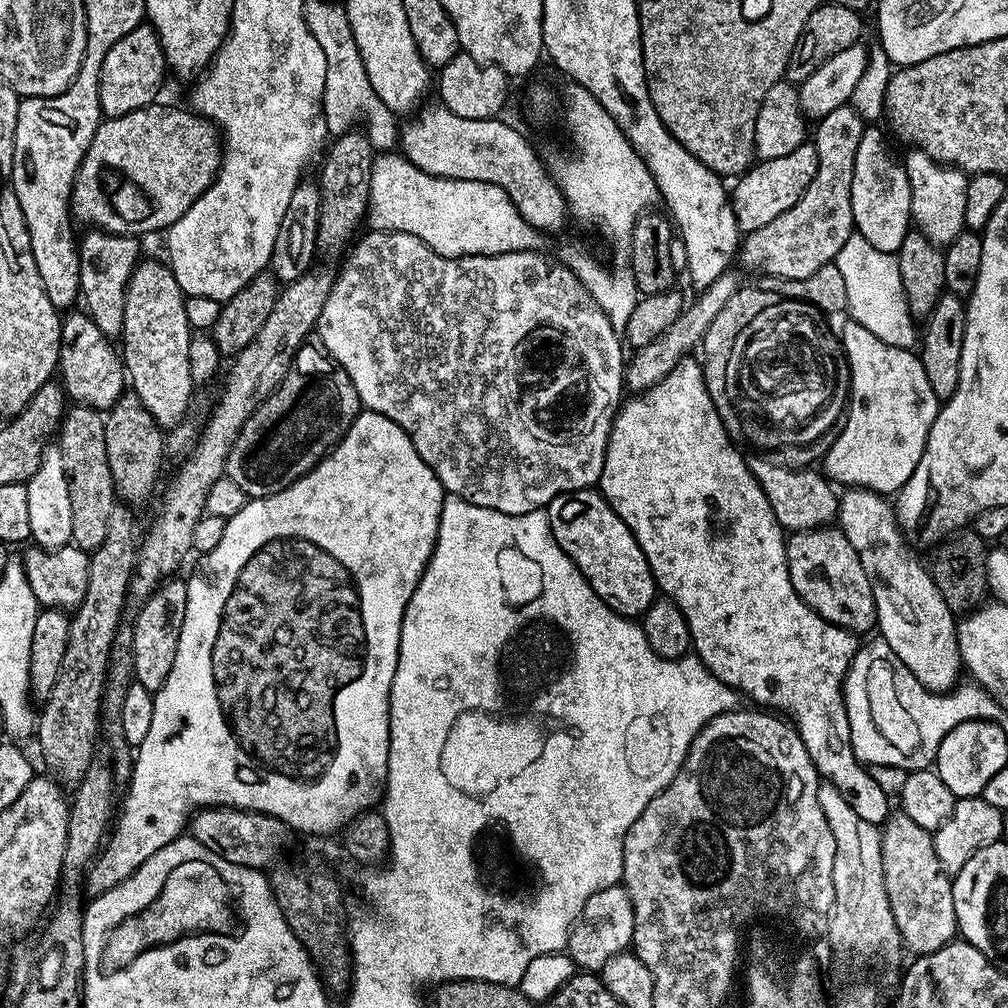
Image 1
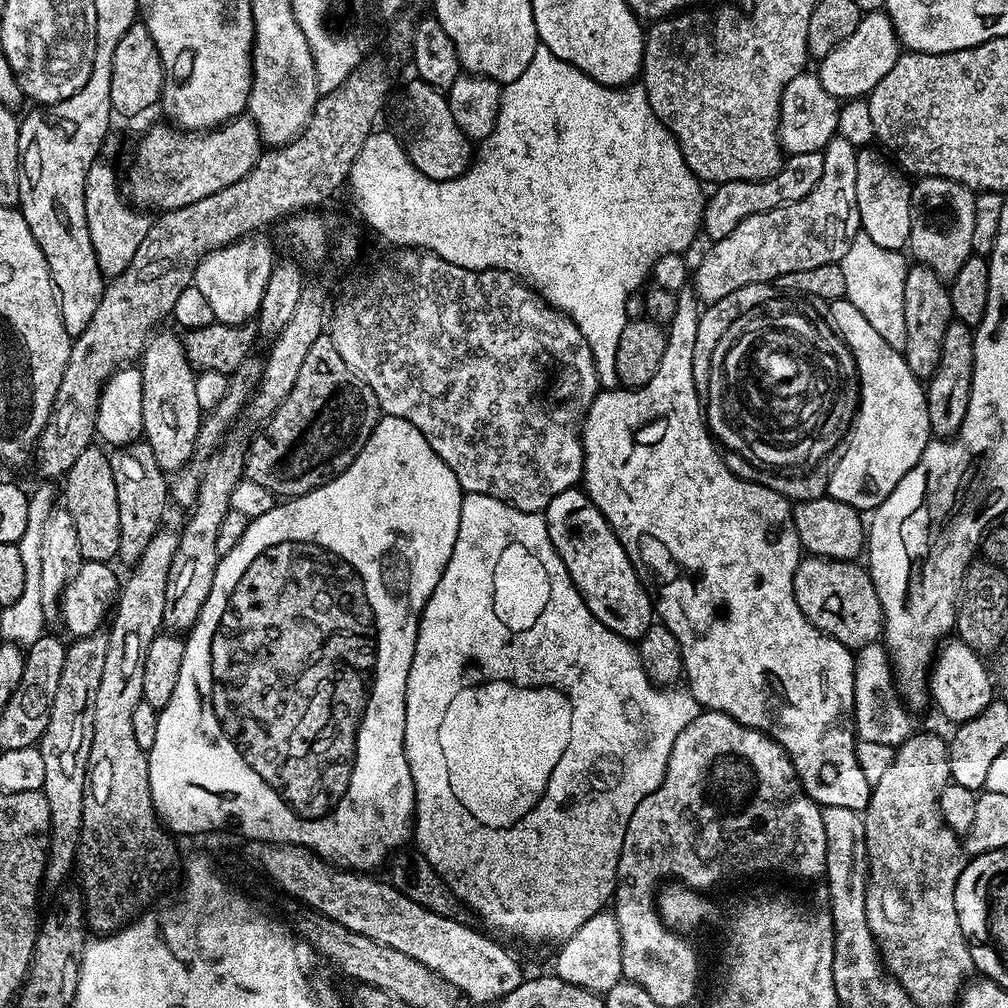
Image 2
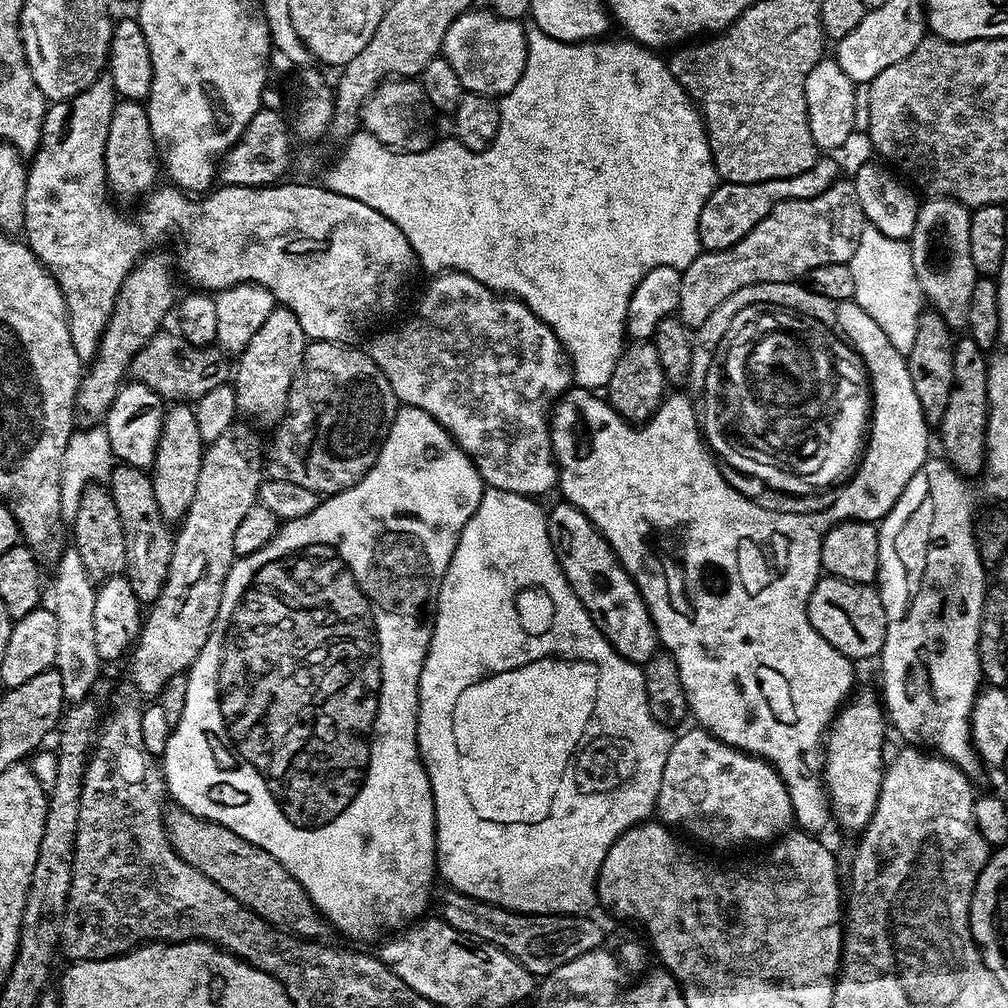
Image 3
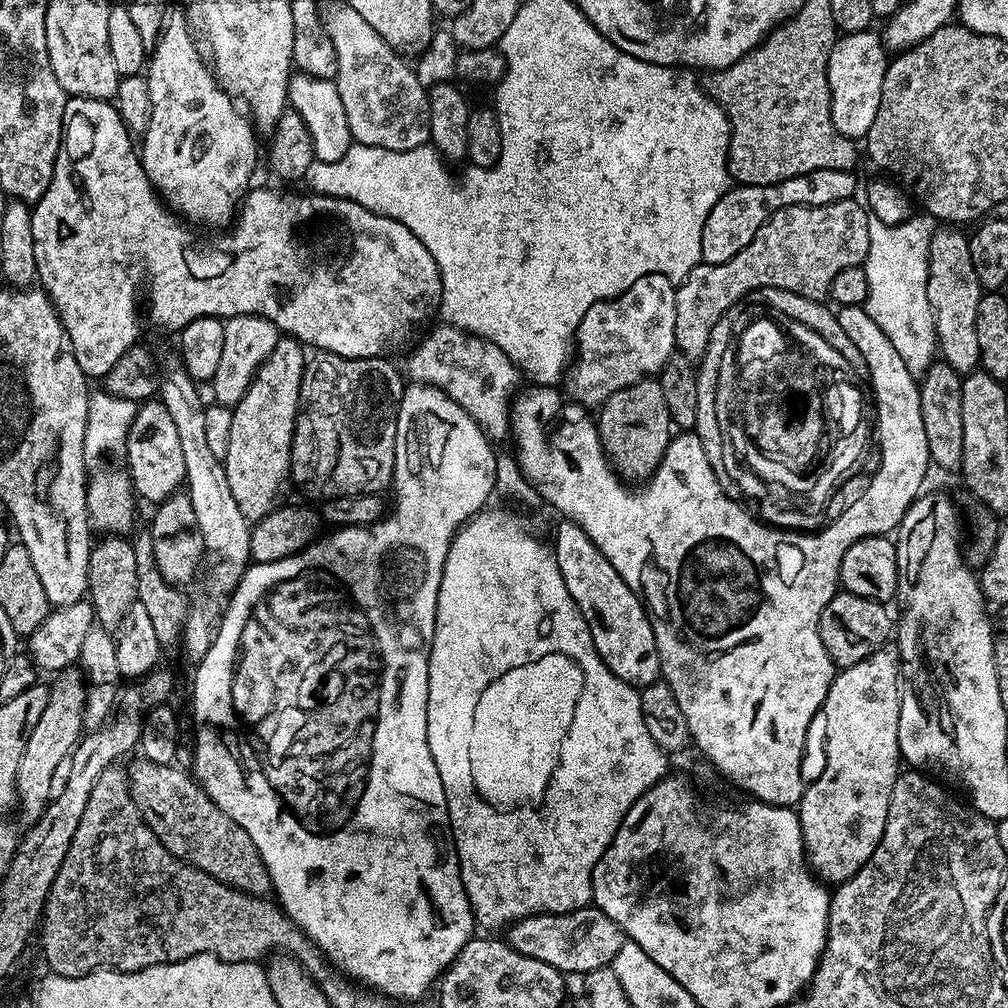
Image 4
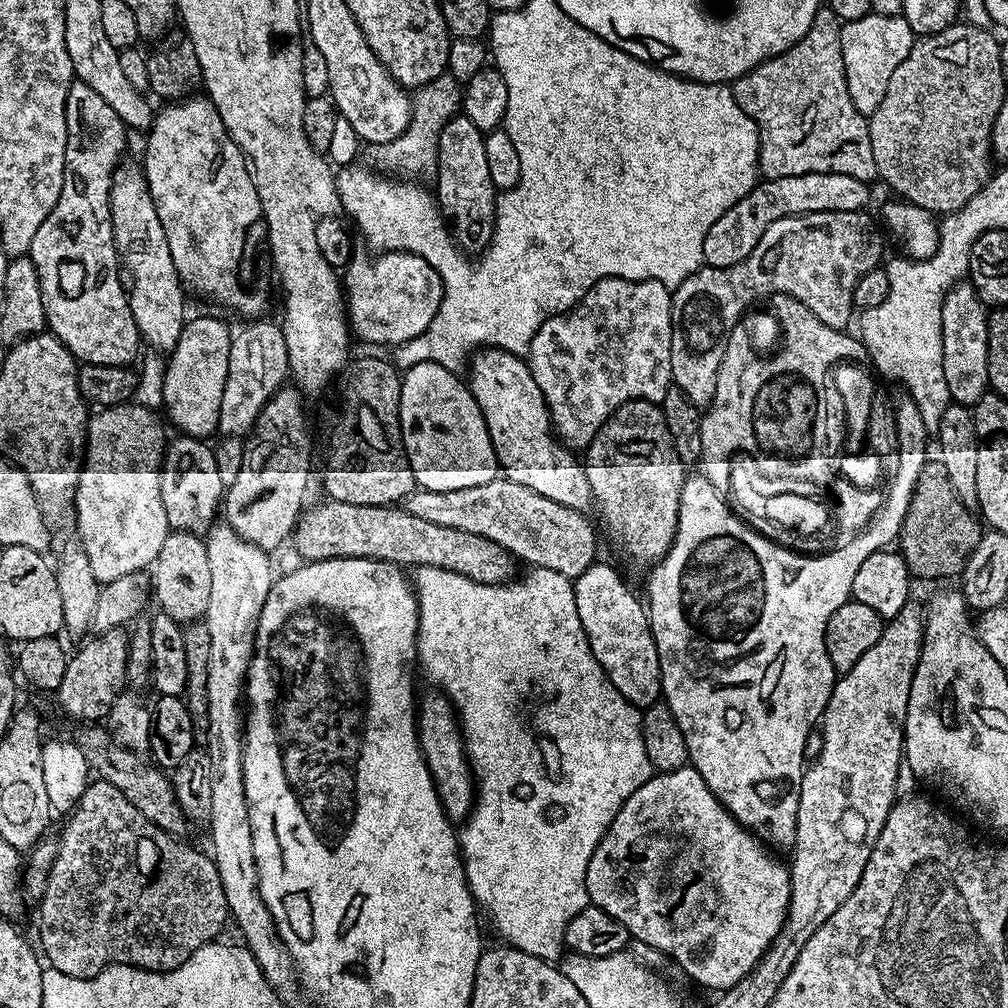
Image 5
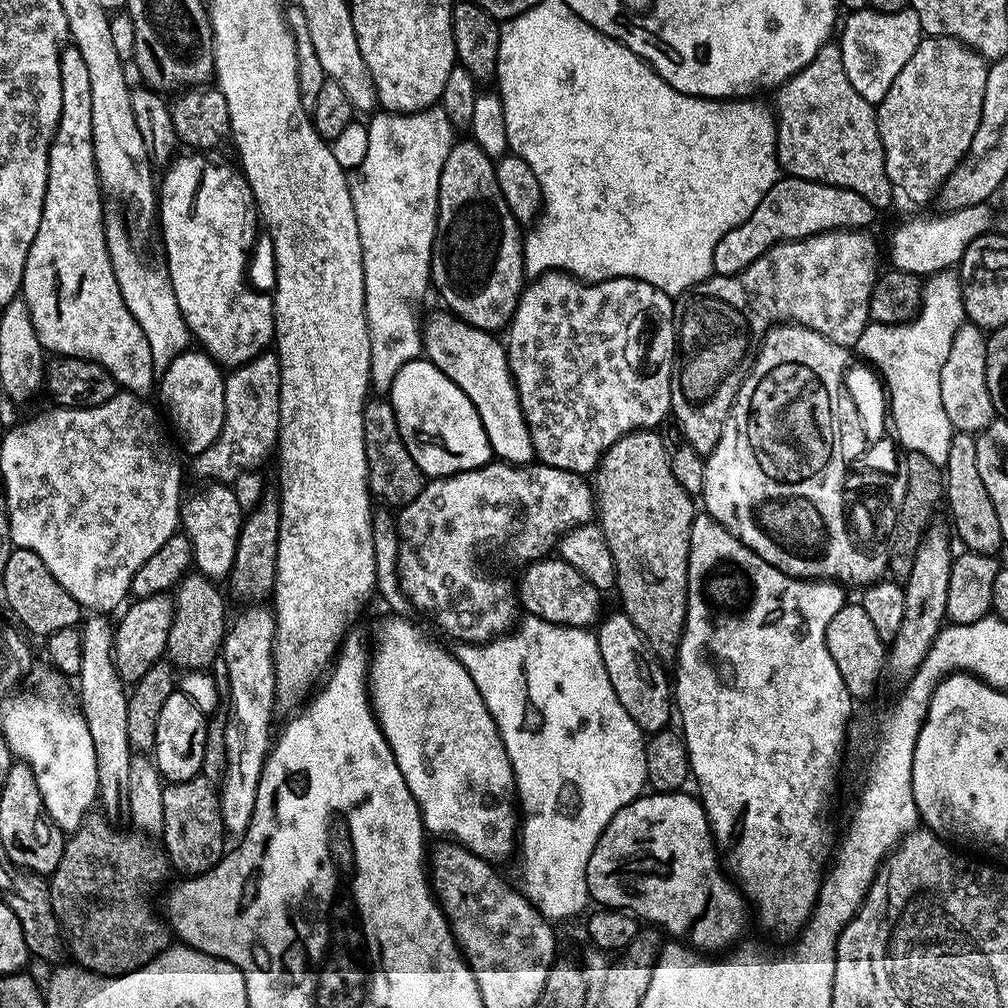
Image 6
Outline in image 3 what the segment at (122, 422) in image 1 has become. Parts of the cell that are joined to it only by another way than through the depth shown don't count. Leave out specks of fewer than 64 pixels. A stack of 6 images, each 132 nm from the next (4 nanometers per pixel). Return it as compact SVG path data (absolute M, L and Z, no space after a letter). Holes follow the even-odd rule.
M115 465L108 489L118 509L119 522L126 538L127 566L124 575L141 605L148 606L161 594L169 573L170 558L173 557L173 533L169 532L169 523L162 518L151 475L145 470L128 465Z

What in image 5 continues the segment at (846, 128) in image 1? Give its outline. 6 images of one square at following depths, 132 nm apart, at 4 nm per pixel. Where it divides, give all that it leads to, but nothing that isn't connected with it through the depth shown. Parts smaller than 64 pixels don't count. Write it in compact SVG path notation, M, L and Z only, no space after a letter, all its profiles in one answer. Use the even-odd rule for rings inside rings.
M867 211L863 212L811 212L810 214L802 214L801 216L787 216L786 218L778 218L778 222L774 222L769 228L766 230L766 234L762 234L762 238L758 242L758 246L754 246L754 250L745 258L742 262L738 262L734 266L730 266L729 268L709 268L707 266L701 266L697 272L694 274L690 274L690 278L686 278L682 281L678 287L672 292L672 337L670 338L670 370L672 371L672 383L675 387L678 387L682 390L682 394L686 394L690 398L690 402L697 406L707 406L712 403L712 399L714 398L714 394L716 393L716 383L718 382L718 370L722 366L722 358L724 357L724 348L728 344L728 335L731 334L733 328L737 327L741 323L740 315L743 314L744 311L747 310L748 307L751 306L755 300L760 300L765 296L765 298L771 298L776 295L778 292L785 292L788 296L793 296L794 298L798 298L798 302L802 302L802 306L806 306L813 314L819 318L822 322L826 322L826 326L830 326L831 328L838 328L841 330L847 329L849 327L848 323L853 323L854 320L854 305L852 303L852 295L854 294L854 286L857 282L862 278L862 274L866 274L870 270L874 270L881 263L880 255L884 252L884 244L880 241L880 232L881 229L878 227L876 229L876 224L874 221L868 217L869 213Z

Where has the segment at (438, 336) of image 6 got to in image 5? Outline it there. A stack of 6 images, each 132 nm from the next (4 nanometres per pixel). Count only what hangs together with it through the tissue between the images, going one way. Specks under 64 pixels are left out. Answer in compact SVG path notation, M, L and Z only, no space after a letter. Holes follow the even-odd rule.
M486 348L477 351L471 357L467 369L466 383L471 396L478 402L478 412L483 414L490 442L496 451L495 463L502 469L507 479L518 482L518 486L530 486L538 494L558 502L562 506L570 506L578 512L593 507L592 487L586 482L583 463L574 457L573 449L565 448L558 439L548 413L546 402L542 398L542 390L538 390L538 382L530 374L527 363L517 353L504 352L500 348Z

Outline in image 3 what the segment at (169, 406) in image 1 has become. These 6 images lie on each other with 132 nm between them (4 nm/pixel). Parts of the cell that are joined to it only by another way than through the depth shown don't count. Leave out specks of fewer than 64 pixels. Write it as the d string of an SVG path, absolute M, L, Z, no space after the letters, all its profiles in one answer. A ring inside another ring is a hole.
M173 403L164 414L156 462L150 472L154 498L157 499L162 518L167 522L183 521L190 502L194 502L194 490L198 490L198 474L202 470L205 447L203 438L198 434L195 411L187 403Z

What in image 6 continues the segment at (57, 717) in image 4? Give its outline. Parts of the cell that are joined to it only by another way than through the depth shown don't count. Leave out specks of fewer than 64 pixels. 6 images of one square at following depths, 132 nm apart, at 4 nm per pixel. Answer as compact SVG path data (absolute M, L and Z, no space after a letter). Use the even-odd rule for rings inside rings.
M168 594L141 596L133 599L123 609L124 617L121 618L120 624L118 620L114 628L112 657L116 663L116 672L125 685L136 684L138 678L142 678L142 674L146 674L146 670L150 670L150 666L161 663L162 657L168 650L170 626L174 622L175 609L175 599Z

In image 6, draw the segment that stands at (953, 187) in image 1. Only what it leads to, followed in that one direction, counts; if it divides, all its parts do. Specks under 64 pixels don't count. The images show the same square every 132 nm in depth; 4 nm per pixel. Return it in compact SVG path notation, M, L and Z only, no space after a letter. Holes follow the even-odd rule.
M967 322L961 324L954 334L954 342L950 342L950 354L946 354L946 366L942 366L940 375L940 389L946 418L950 418L955 431L979 434L996 416L990 390L986 386L987 345L985 329Z

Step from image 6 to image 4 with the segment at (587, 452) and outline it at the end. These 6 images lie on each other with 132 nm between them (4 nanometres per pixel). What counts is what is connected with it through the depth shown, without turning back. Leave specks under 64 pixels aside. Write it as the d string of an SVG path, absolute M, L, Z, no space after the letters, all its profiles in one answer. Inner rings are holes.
M661 272L646 274L621 296L603 300L582 318L574 337L574 359L567 369L568 392L575 403L599 409L605 400L634 382L655 377L666 366L666 358L677 351L674 310L677 285Z

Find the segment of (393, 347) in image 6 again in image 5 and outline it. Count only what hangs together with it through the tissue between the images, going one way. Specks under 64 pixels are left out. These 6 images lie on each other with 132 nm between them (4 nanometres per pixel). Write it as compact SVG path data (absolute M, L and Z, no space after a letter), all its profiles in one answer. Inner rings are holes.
M447 74L434 78L432 82L426 82L426 86L415 89L410 96L412 113L406 130L390 142L375 145L371 149L373 160L371 163L381 173L399 174L404 178L416 178L419 172L431 173L436 167L438 138L442 134L442 126L446 126L450 117L457 115L461 107L461 93L461 81Z

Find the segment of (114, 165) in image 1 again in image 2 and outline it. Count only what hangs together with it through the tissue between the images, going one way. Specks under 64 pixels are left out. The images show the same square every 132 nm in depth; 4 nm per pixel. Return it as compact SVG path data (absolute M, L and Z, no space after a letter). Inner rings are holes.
M247 114L234 116L219 128L206 132L185 132L161 122L141 138L136 148L136 157L128 168L127 199L141 210L157 208L155 211L160 214L190 206L190 202L198 202L198 198L210 198L210 194L218 194L218 190L234 186L234 182L238 182L238 178L242 178L258 162L261 151L260 131L256 121Z

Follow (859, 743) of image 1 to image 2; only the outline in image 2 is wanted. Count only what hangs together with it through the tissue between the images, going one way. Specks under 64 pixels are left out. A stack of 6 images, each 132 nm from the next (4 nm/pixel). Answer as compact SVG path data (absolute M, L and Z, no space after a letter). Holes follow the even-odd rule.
M877 642L859 649L856 656L856 735L861 741L895 749L914 731L913 713L906 707L896 686L896 678L887 647Z

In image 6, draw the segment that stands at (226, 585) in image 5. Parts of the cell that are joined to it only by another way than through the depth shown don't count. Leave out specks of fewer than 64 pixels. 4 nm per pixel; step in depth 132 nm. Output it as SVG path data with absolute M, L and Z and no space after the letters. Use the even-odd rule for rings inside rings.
M248 606L245 612L240 612L231 617L224 634L224 647L222 649L222 664L228 671L228 688L226 684L226 696L232 699L232 712L230 711L230 723L226 726L226 770L222 783L219 785L220 813L224 823L225 833L229 837L243 837L248 831L252 815L254 814L254 802L258 798L258 782L262 778L264 762L270 751L270 736L268 731L272 728L272 707L278 704L276 698L276 667L272 661L272 644L276 641L276 618L271 611L264 606Z

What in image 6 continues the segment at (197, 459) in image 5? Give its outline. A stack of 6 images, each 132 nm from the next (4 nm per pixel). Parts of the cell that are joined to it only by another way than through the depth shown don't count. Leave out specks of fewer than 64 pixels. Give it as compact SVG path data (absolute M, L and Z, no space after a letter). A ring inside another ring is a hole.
M208 482L197 492L187 493L180 506L183 535L192 543L192 562L195 571L213 582L231 577L236 561L240 527L244 525L245 509L241 508L231 486L224 482Z

